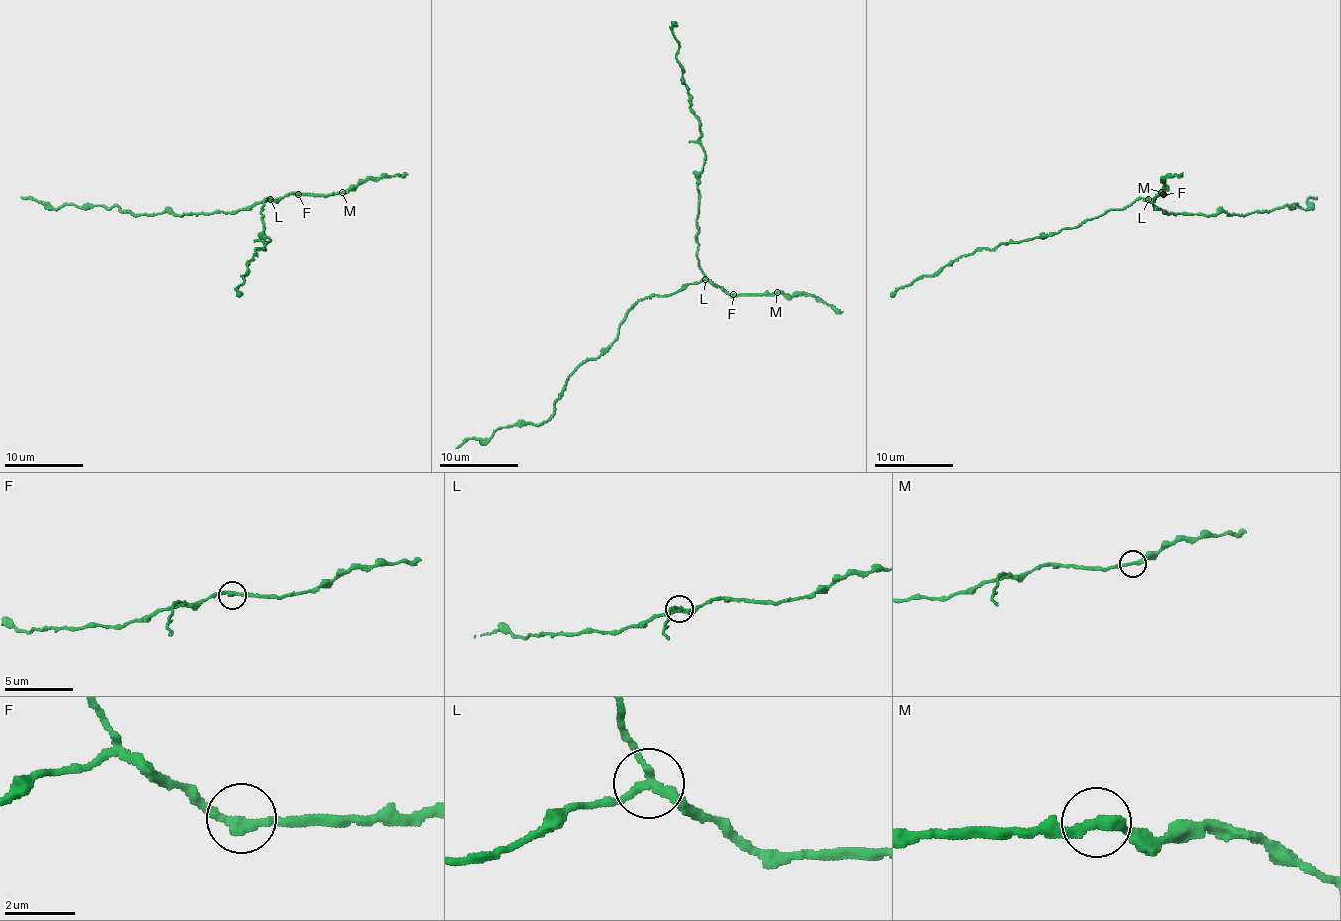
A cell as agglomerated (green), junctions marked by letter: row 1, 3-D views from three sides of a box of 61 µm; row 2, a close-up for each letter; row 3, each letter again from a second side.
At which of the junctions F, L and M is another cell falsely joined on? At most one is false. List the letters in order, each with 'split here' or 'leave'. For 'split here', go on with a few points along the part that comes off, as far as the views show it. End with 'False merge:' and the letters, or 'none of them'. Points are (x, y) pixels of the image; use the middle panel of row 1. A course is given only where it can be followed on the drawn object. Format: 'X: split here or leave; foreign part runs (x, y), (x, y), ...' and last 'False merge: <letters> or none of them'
F: leave
L: split here; foreign part runs (705, 278), (634, 306), (618, 335), (569, 377), (547, 420), (500, 426), (456, 448)
M: leave
False merge: L

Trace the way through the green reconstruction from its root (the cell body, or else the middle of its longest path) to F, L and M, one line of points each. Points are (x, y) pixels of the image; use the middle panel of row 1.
F: (690, 284), (711, 280), (733, 294)
L: (690, 284), (705, 278)
M: (690, 284), (711, 280), (729, 294), (777, 292)

